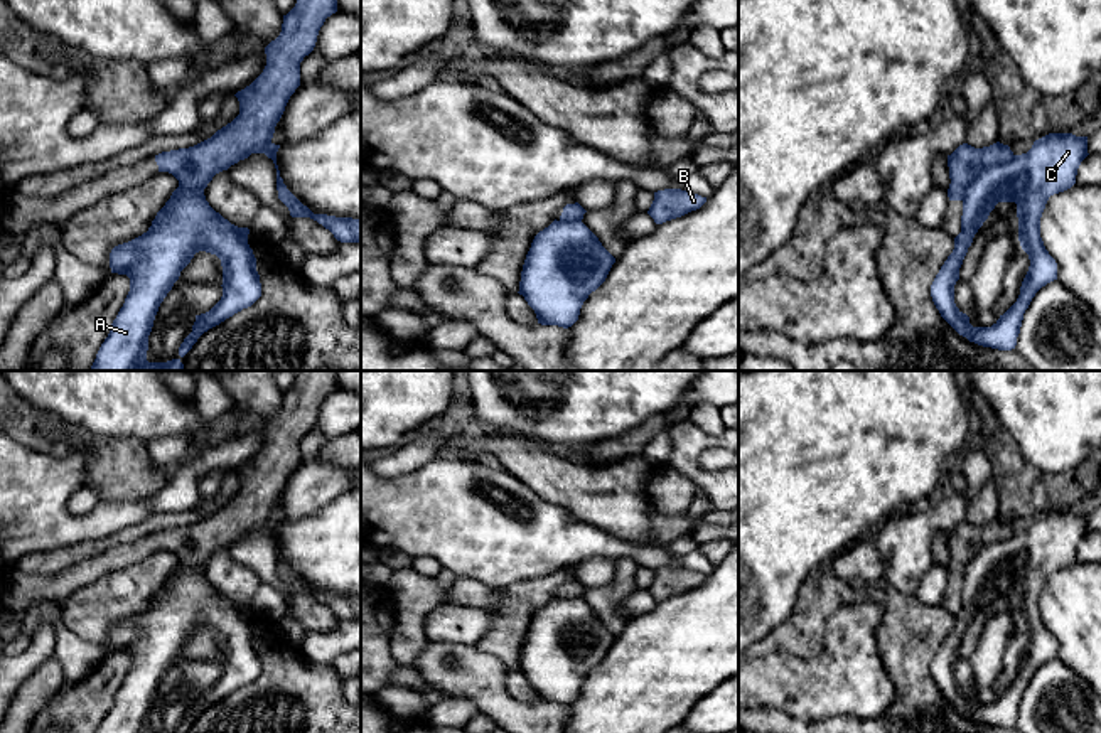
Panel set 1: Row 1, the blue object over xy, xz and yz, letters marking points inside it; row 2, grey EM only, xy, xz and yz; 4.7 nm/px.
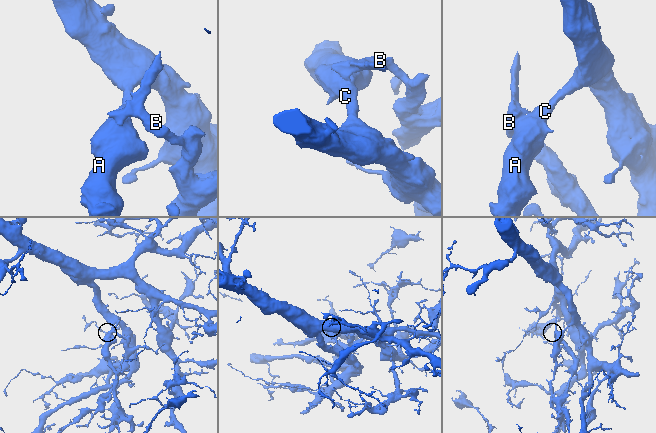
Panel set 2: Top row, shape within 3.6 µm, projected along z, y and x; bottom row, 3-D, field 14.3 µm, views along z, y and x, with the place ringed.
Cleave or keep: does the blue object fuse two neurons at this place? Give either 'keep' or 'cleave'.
cleave

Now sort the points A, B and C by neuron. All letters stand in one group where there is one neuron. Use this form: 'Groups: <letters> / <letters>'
Groups: A C / B

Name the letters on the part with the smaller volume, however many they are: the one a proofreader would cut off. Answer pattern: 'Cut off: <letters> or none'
Cut off: B

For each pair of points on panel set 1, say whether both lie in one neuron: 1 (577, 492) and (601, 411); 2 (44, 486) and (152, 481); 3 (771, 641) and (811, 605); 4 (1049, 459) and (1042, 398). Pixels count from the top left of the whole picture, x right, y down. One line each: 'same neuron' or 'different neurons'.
1: different neurons
2: different neurons
3: same neuron
4: same neuron

